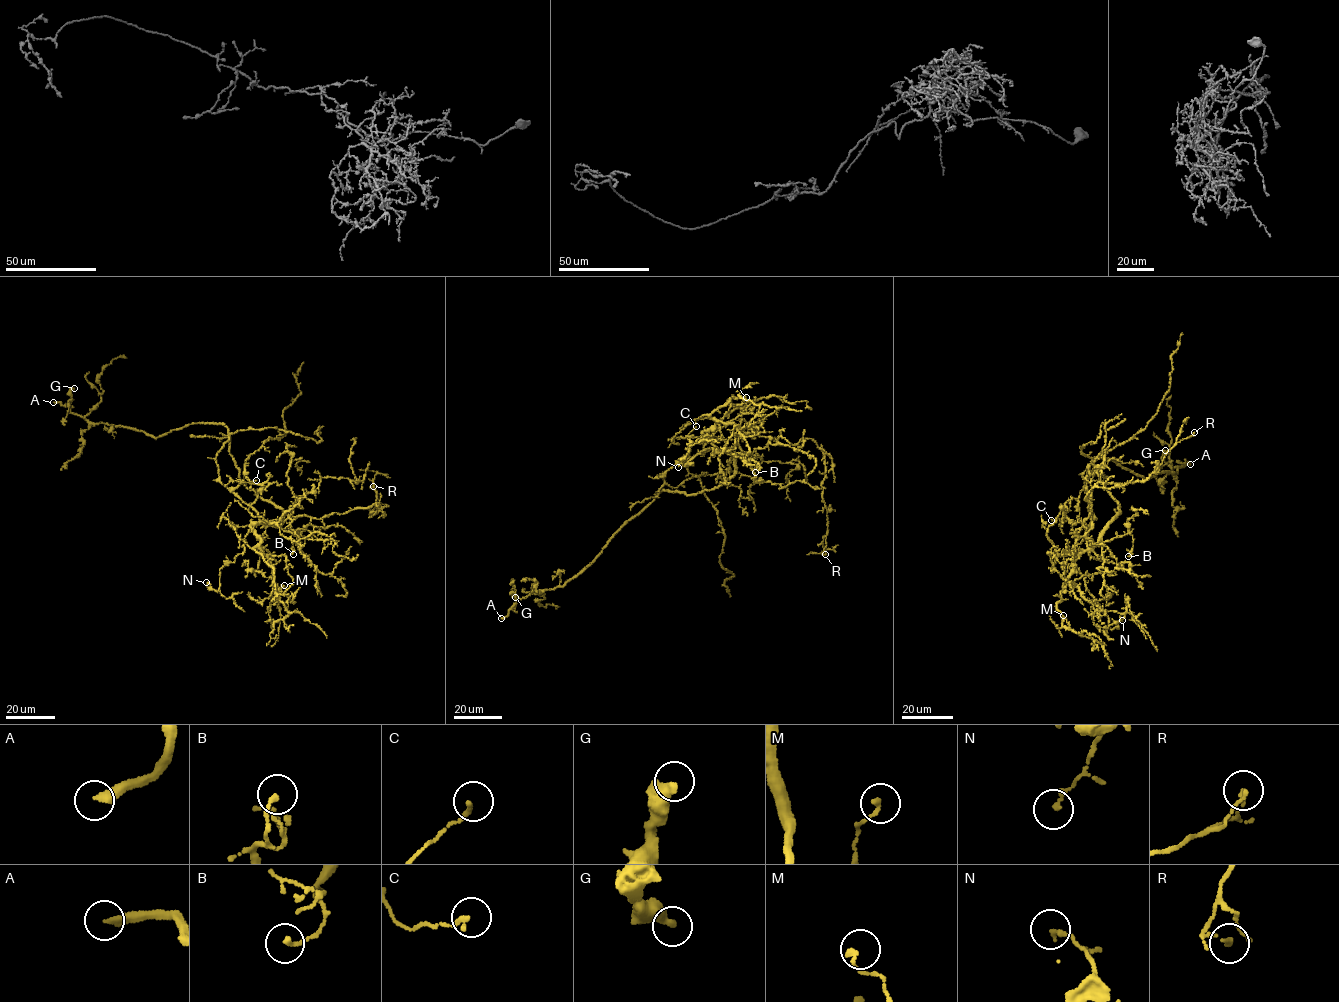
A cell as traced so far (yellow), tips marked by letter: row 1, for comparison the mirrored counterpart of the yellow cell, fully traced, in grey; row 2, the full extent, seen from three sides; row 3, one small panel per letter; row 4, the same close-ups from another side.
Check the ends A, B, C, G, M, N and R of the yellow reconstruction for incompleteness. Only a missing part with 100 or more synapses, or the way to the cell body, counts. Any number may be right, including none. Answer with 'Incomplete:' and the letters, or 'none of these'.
Incomplete: A

